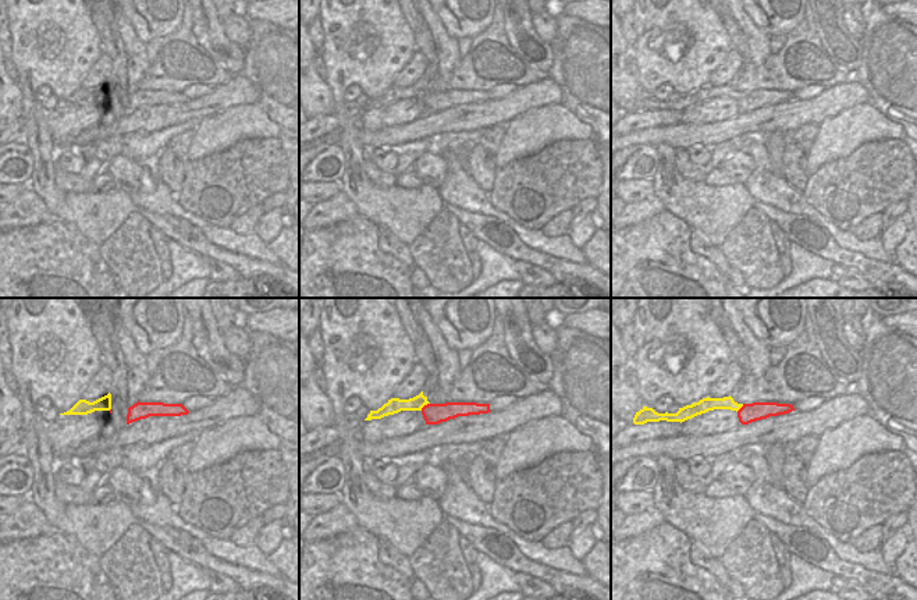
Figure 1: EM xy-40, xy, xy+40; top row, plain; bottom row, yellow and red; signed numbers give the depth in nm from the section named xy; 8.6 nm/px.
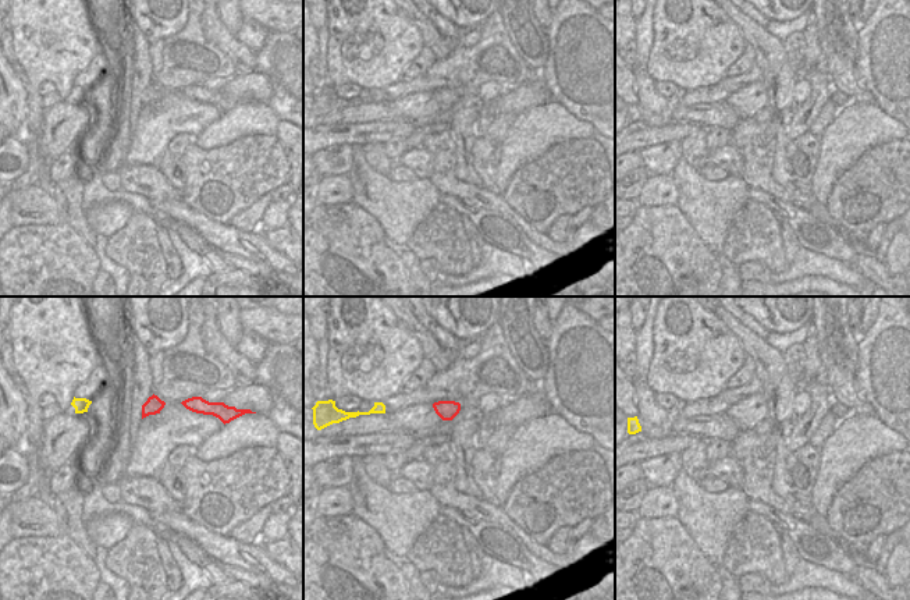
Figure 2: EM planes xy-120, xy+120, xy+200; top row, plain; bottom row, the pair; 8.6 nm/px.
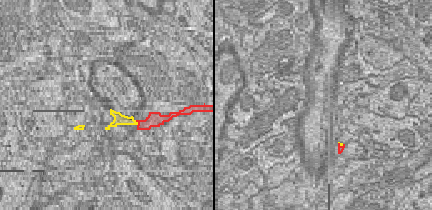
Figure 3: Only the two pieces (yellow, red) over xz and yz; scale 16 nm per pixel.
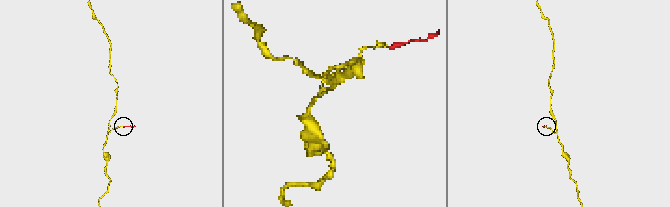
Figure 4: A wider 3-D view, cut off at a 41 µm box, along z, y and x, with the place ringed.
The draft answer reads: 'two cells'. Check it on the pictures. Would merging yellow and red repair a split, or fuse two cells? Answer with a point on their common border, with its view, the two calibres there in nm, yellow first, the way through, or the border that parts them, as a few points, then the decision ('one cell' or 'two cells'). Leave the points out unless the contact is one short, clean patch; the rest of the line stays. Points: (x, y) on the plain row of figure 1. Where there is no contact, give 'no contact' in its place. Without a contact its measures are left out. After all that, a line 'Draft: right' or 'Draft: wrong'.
contact xy (425, 92); calibres 120 and 180 nm; way xy (419, 89), (425, 92), (433, 102); one cell
Draft: wrong

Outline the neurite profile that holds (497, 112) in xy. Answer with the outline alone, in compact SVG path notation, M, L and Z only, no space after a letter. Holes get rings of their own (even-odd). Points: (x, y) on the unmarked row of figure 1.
M547 77L527 86L520 86L504 99L458 104L402 125L384 127L378 131L359 129L359 142L369 150L377 148L402 149L409 142L429 141L447 132L477 131L493 125L507 125L530 109L561 103L558 84Z

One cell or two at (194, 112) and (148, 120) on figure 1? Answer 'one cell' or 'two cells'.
one cell

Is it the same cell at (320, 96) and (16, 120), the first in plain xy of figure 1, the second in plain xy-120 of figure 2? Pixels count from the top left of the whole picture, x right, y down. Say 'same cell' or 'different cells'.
same cell

